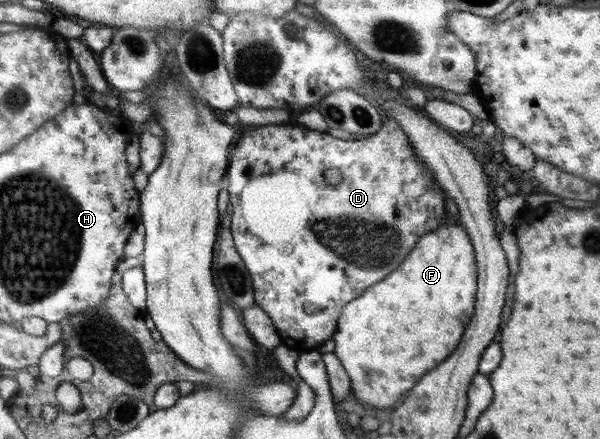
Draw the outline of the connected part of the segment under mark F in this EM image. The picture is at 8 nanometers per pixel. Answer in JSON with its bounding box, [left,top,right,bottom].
[333,222,478,410]

